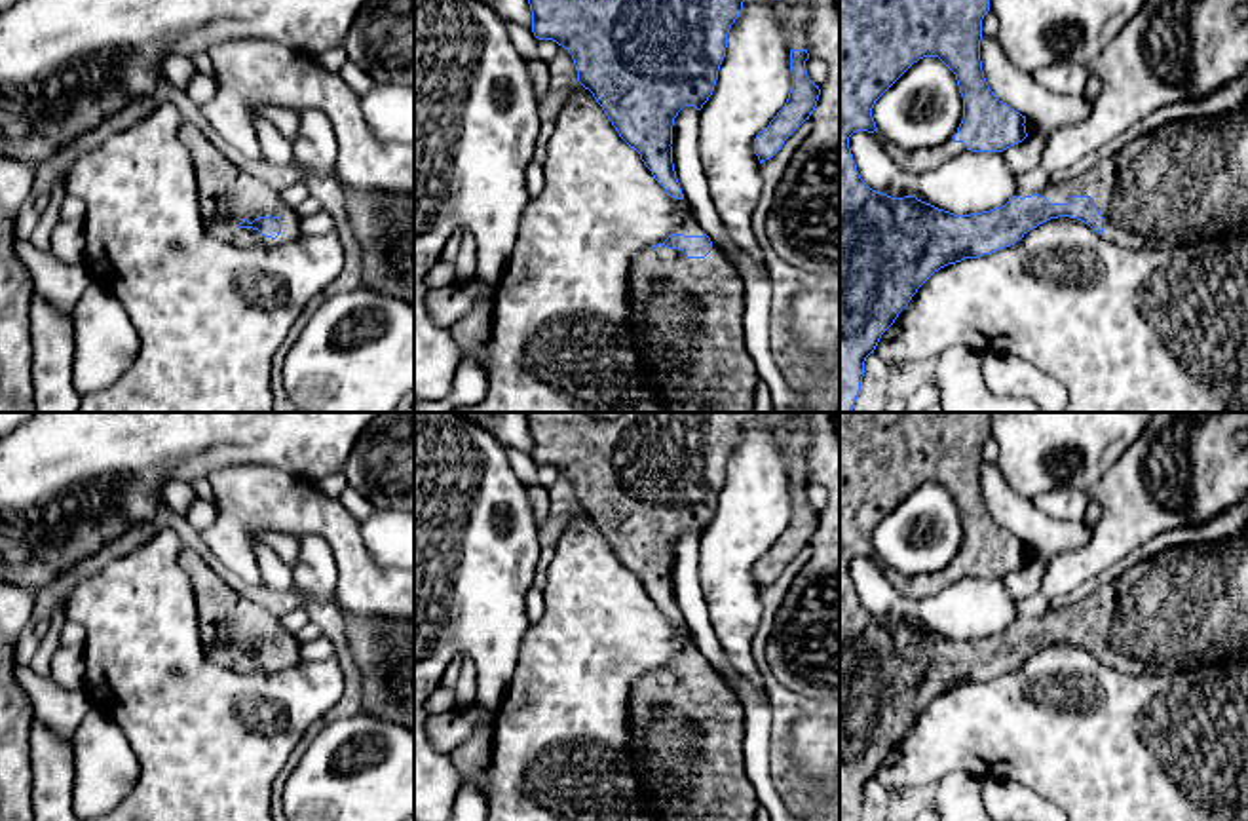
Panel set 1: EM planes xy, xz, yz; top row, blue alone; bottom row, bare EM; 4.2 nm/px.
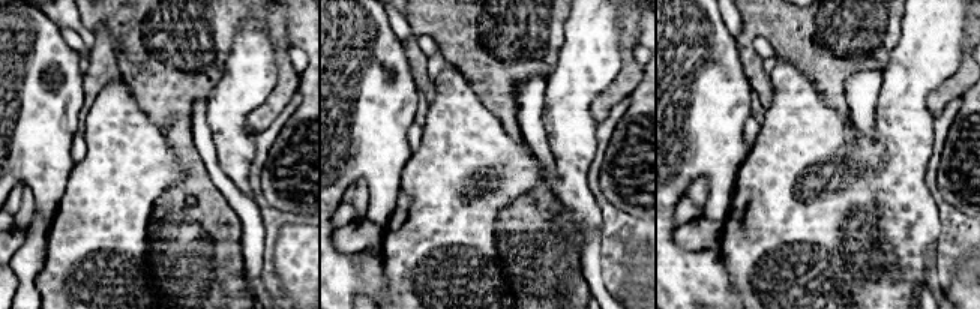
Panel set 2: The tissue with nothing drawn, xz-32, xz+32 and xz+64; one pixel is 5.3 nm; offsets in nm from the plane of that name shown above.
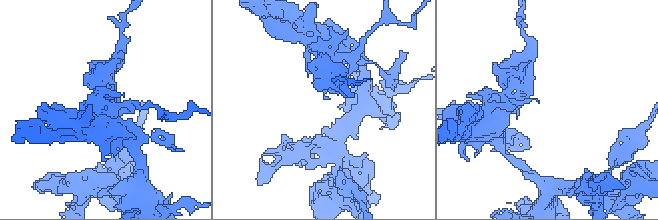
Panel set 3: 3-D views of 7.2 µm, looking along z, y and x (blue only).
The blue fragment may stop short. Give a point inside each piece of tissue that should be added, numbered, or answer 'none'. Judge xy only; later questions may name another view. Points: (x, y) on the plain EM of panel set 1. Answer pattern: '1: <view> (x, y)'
1: xy (226, 620)

